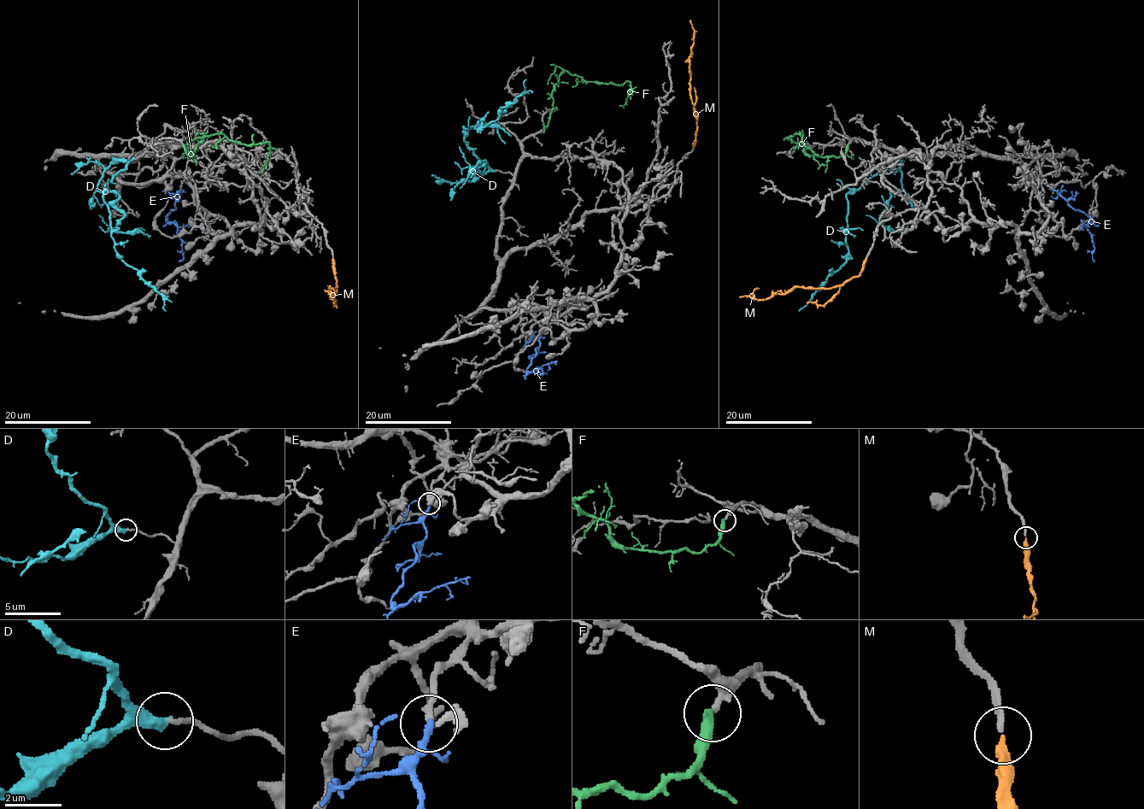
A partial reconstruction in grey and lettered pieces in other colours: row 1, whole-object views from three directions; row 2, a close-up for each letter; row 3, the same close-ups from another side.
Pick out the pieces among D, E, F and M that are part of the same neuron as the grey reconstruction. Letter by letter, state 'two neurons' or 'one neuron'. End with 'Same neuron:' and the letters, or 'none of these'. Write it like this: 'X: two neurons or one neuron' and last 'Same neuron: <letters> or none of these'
D: two neurons
E: one neuron
F: one neuron
M: one neuron
Same neuron: E, F, M

